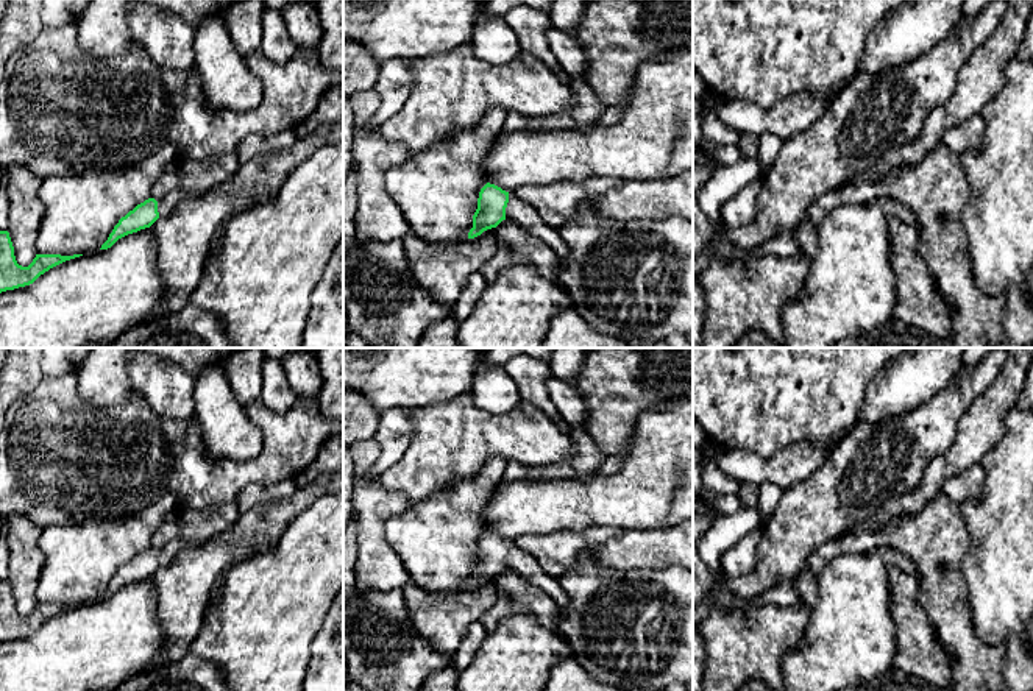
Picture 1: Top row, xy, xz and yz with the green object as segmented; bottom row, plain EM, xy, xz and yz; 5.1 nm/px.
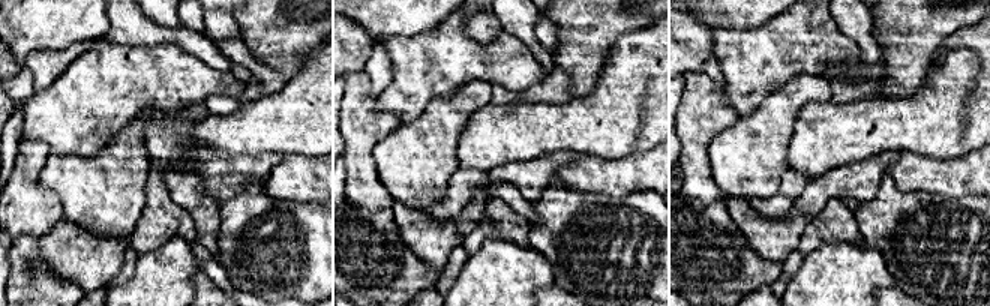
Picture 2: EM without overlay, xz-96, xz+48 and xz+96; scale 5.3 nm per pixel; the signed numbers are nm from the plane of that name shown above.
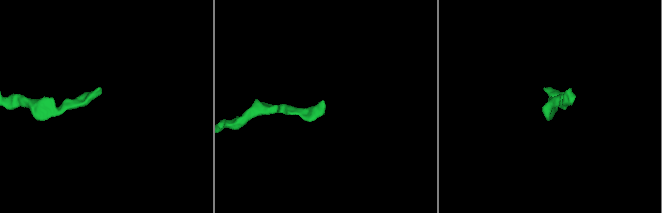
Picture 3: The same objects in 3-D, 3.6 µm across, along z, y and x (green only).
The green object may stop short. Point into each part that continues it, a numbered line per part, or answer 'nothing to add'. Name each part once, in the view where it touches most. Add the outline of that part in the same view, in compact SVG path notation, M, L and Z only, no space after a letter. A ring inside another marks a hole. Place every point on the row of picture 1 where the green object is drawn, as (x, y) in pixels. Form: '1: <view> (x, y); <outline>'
1: xz (517, 211); M509 192L509 203L506 207L506 220L516 223L526 229L531 236L545 242L559 259L565 259L570 254L570 248L562 239L559 228L546 225L537 214L537 211L520 200L513 192Z

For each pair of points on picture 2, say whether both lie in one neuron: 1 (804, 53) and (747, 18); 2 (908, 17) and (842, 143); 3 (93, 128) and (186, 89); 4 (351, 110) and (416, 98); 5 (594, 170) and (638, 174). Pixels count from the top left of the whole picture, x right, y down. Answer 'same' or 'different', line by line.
1: different
2: different
3: same
4: different
5: same

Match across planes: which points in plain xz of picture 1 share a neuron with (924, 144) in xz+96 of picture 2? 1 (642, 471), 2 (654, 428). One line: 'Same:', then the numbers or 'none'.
Same: 1, 2

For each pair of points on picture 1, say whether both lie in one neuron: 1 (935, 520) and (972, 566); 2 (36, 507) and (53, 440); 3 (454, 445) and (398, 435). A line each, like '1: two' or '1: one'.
1: two
2: one
3: two

